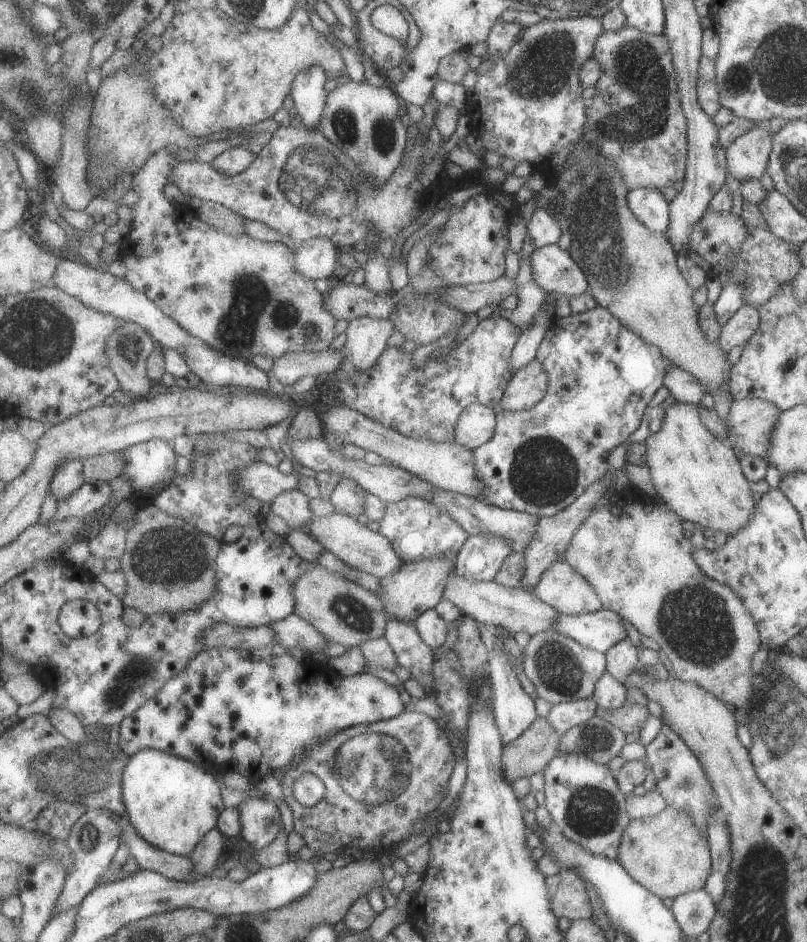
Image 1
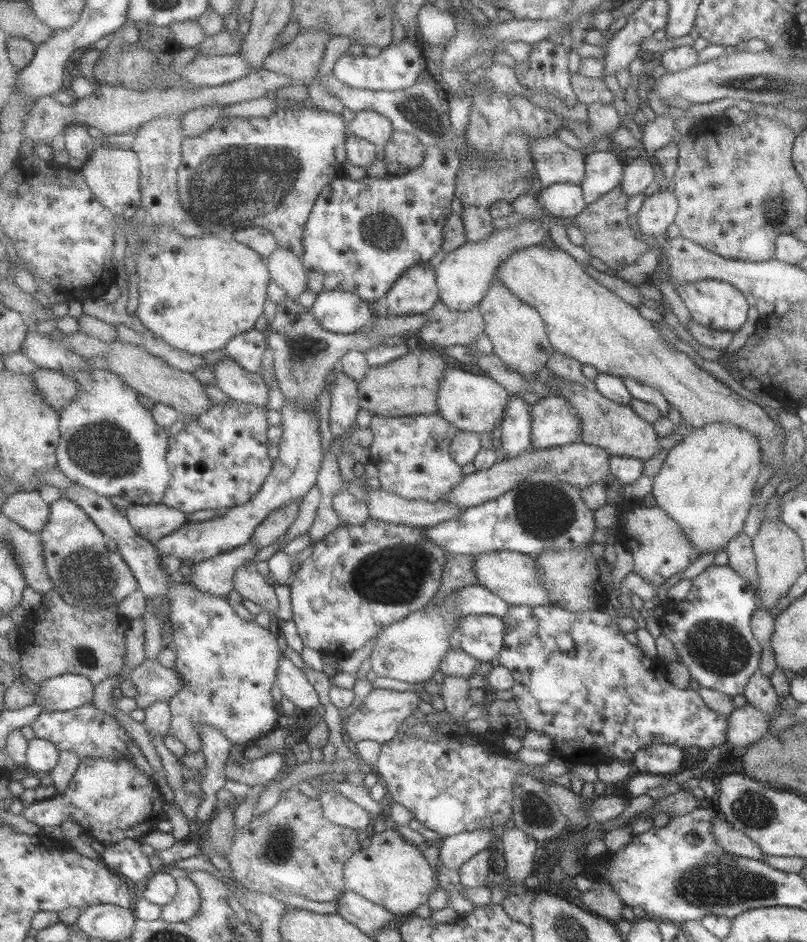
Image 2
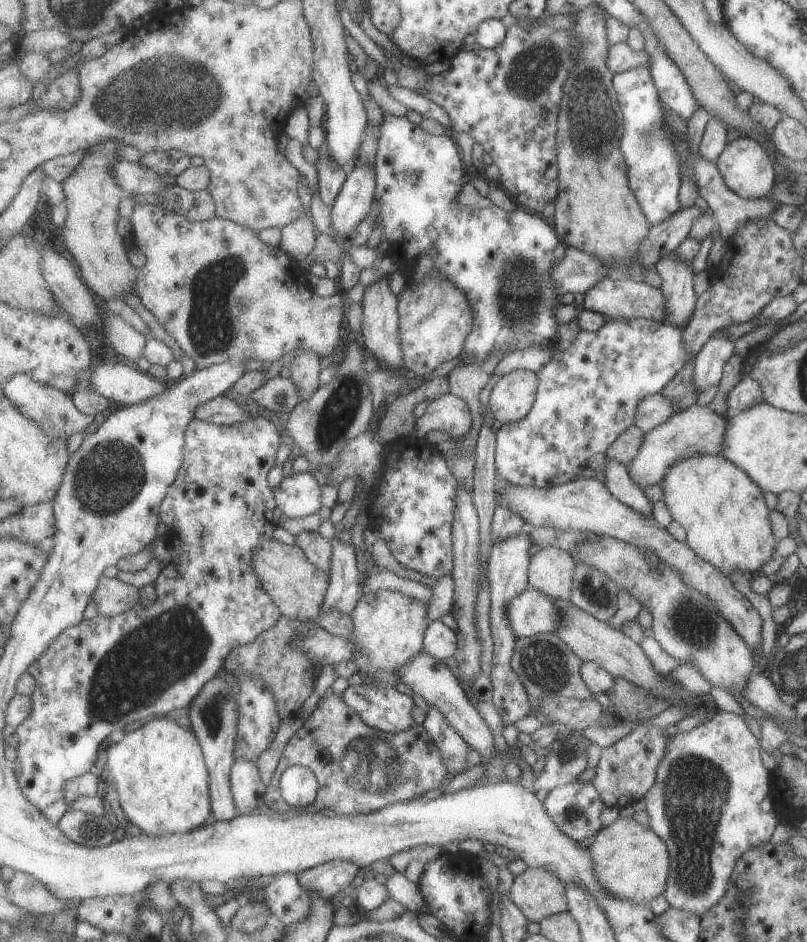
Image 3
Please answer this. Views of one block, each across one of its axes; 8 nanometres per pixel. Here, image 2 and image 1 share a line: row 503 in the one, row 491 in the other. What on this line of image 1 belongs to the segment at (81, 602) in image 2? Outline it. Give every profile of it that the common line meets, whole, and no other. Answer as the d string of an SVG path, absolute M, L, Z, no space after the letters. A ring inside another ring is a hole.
M67 460L57 468L57 476L52 482L52 494L56 502L67 500L71 494L81 490L87 480L85 480L84 460Z

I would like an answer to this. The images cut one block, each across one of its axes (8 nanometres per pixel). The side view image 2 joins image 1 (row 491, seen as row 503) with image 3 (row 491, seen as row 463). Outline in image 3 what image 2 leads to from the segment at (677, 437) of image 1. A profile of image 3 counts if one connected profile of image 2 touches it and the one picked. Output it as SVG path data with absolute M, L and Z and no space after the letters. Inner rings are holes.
M693 454L671 464L657 485L670 517L685 529L688 547L725 575L733 570L747 574L751 591L766 596L775 583L761 572L761 566L771 559L776 541L757 484L722 455Z

